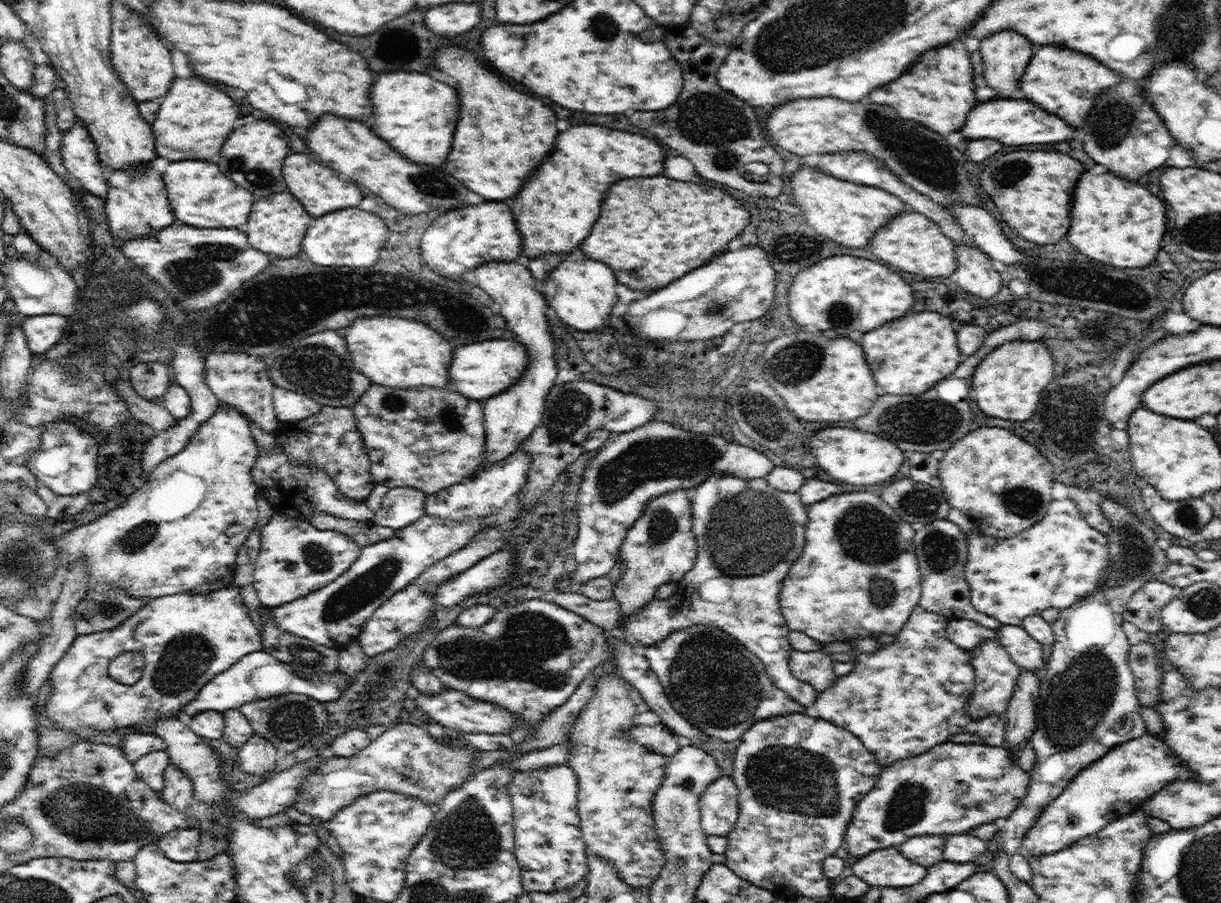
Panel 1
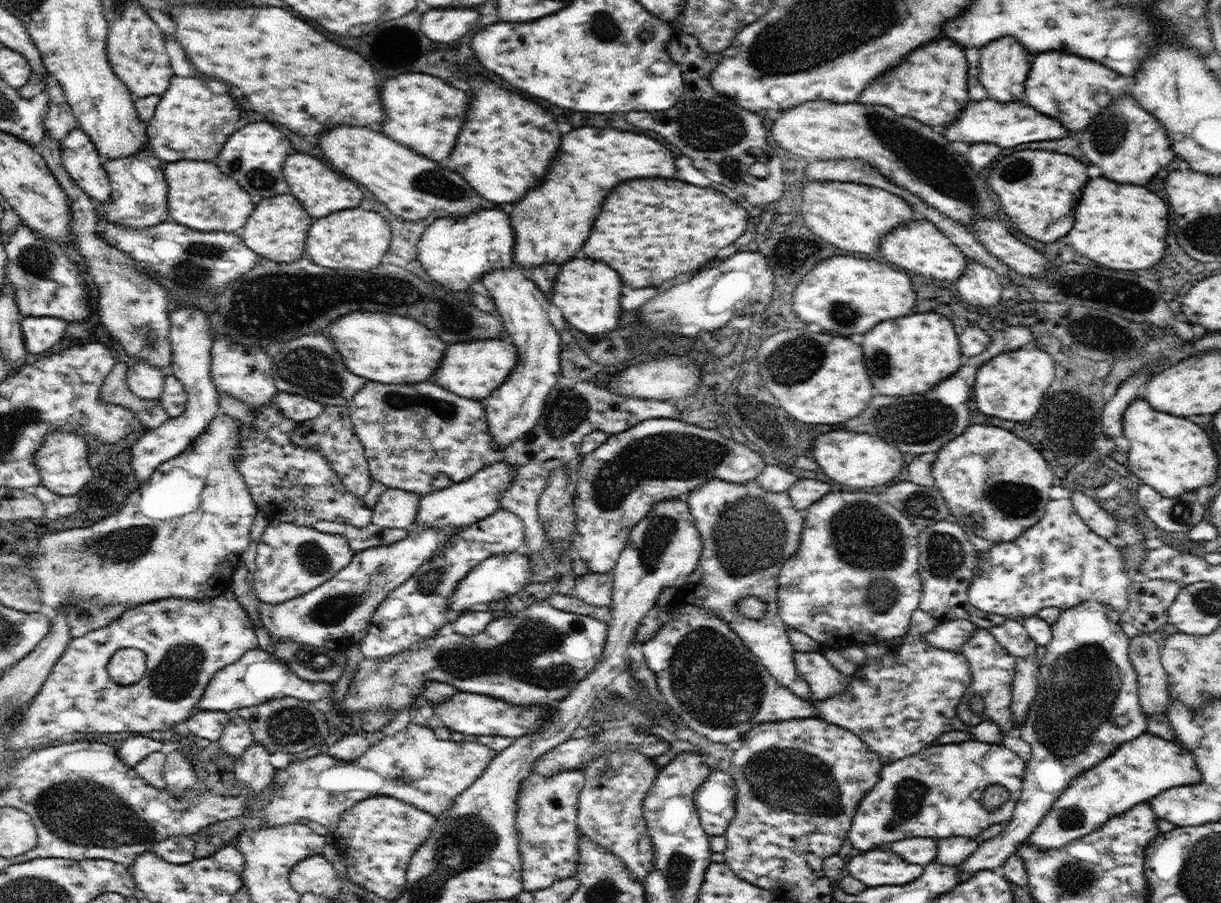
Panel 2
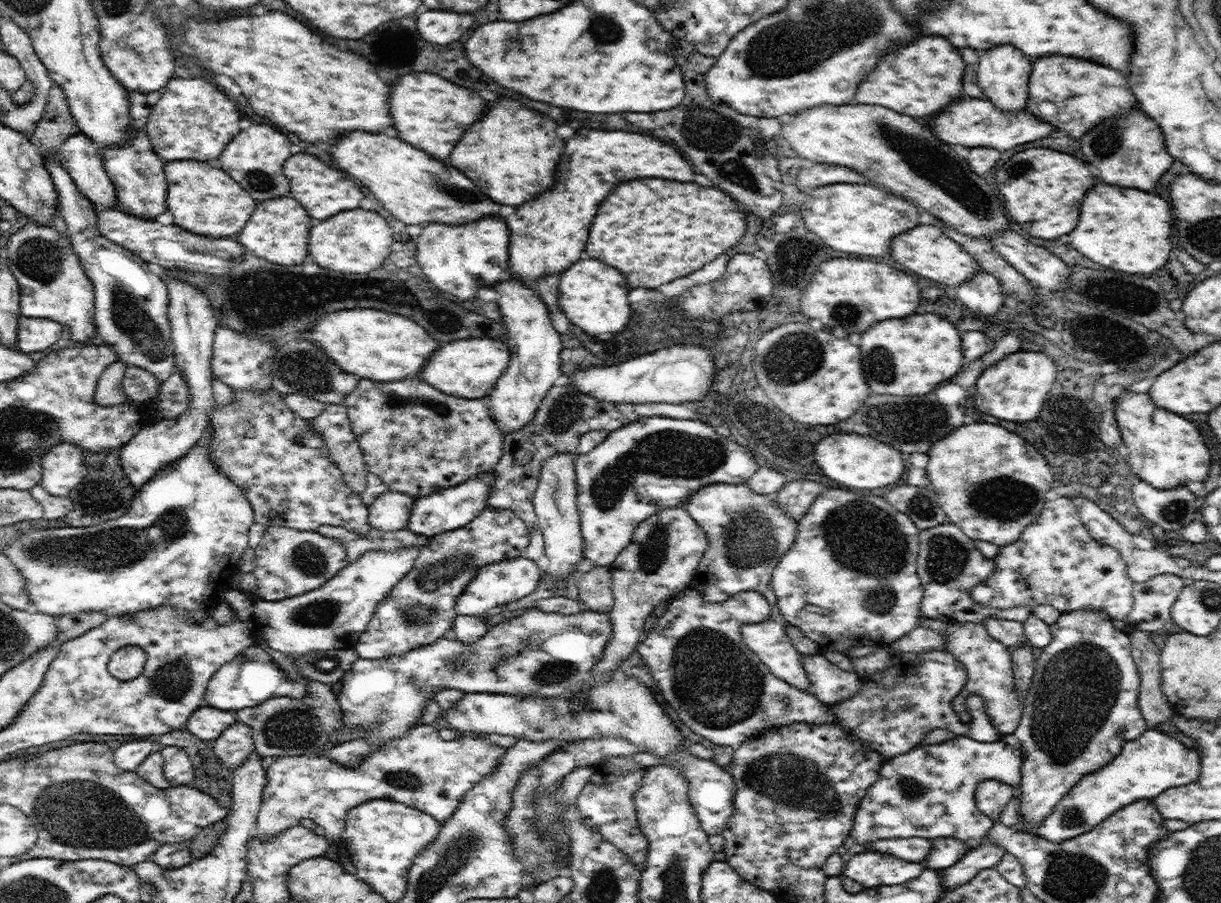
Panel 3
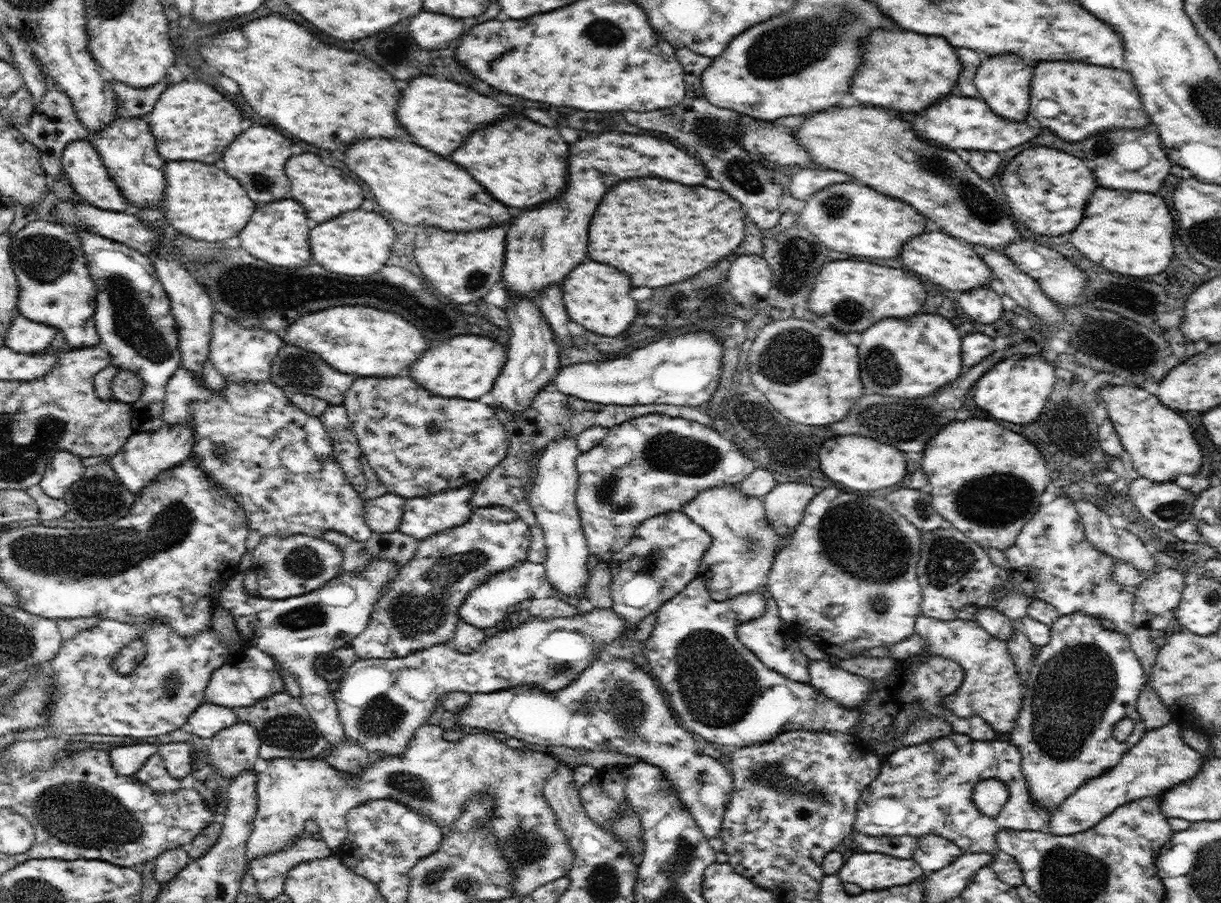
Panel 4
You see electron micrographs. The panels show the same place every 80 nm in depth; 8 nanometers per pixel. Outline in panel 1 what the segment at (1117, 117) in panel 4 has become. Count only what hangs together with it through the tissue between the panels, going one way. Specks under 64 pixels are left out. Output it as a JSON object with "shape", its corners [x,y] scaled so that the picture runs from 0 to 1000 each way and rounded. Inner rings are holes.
{"shape":[[[853,51],[845,60],[844,73],[837,84],[835,100],[842,111],[853,117],[857,124],[867,126],[878,140],[886,140],[901,100],[913,96],[917,86],[919,84],[916,84],[899,66],[889,60],[883,60],[883,55],[873,55],[871,51]]]}

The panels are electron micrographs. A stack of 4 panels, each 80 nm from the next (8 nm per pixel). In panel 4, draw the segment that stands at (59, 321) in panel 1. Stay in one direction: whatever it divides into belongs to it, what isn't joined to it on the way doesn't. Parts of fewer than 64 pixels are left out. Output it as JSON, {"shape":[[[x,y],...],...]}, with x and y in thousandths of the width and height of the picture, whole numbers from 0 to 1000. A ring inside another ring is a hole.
{"shape":[[[20,350],[11,352],[10,361],[2,368],[3,383],[16,391],[30,391],[39,388],[47,363],[25,355]]]}

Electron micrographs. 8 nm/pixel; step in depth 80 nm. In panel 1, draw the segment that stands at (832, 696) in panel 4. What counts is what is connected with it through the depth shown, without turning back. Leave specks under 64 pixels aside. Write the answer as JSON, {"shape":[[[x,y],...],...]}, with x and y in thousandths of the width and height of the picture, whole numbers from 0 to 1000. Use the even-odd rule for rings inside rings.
{"shape":[[[649,719],[646,739],[650,751],[663,756],[671,767],[684,759],[686,751],[682,743],[682,732],[675,721],[657,722]]]}

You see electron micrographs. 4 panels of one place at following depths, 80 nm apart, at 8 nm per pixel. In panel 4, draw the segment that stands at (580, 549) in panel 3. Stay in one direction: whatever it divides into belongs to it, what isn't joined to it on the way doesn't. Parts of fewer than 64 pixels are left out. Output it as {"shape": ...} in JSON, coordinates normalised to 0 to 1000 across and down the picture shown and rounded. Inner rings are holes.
{"shape":[[[461,481],[452,488],[440,512],[439,529],[432,547],[434,561],[446,591],[448,610],[446,640],[459,658],[473,661],[474,664],[479,662],[481,640],[484,632],[480,629],[484,614],[472,560],[473,525],[471,514],[475,502],[473,486],[469,483]]]}

